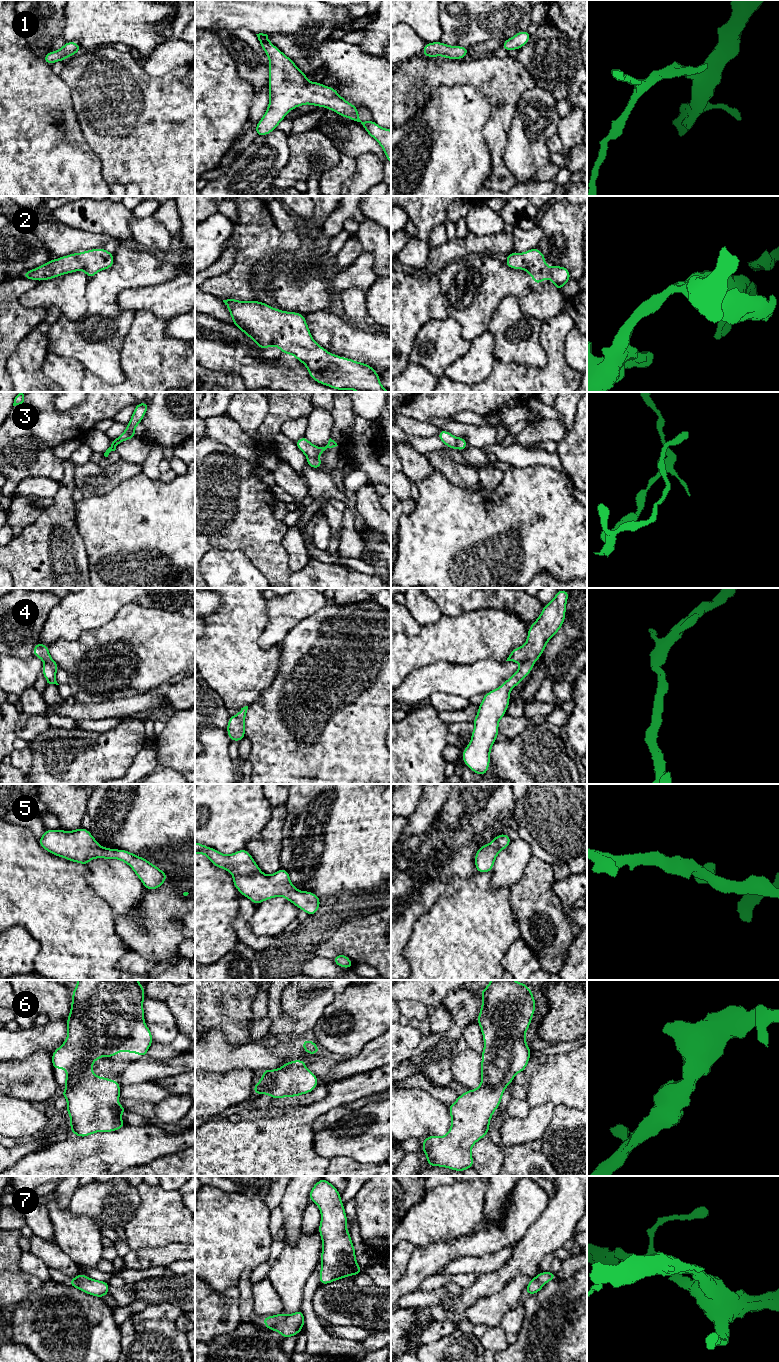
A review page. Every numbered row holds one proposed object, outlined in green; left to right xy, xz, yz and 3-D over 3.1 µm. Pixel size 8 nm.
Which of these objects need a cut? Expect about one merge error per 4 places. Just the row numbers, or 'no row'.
3

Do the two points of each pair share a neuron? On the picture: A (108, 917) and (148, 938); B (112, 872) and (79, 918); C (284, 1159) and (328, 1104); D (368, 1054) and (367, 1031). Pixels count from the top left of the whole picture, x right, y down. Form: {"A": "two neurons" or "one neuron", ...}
{"A": "two neurons", "B": "two neurons", "C": "one neuron", "D": "two neurons"}

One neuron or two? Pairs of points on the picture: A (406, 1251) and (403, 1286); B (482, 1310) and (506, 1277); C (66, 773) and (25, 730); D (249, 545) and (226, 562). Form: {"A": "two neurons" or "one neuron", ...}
{"A": "two neurons", "B": "two neurons", "C": "two neurons", "D": "two neurons"}

